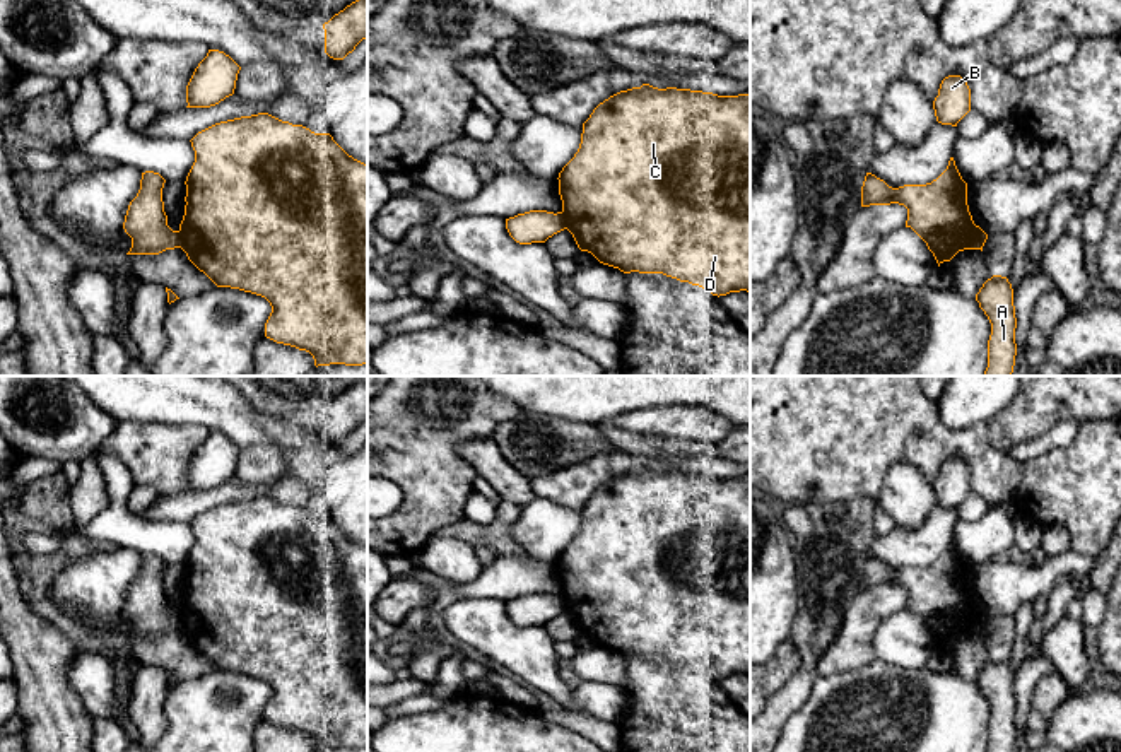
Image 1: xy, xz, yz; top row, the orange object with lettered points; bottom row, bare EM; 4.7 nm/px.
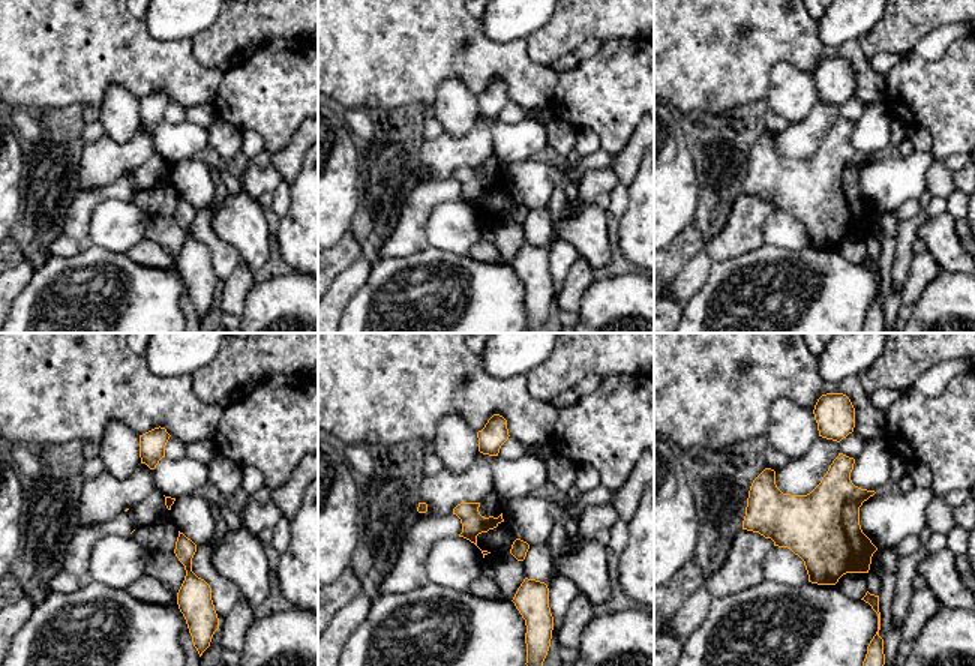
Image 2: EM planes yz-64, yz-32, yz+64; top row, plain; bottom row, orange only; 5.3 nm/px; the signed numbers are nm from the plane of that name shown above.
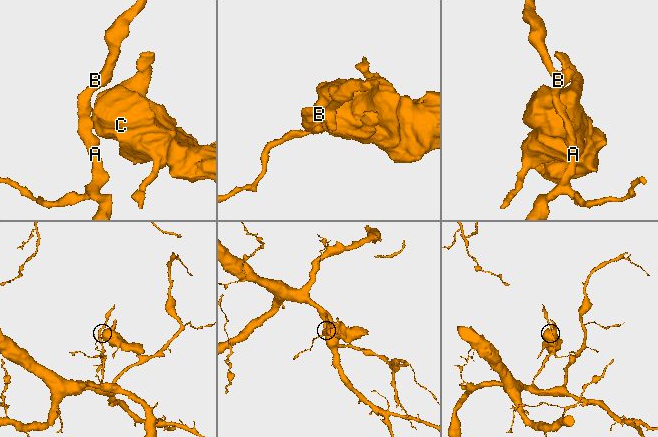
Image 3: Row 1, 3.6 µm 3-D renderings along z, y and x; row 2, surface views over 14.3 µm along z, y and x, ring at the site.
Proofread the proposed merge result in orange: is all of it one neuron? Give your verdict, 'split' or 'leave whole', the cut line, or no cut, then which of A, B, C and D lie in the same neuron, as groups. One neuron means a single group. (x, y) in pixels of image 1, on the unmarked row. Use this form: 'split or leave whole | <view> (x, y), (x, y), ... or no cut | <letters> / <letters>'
split | xy (178, 614), (181, 629) | A B / C D

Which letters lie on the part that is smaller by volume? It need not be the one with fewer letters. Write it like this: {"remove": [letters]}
{"remove": ["C", "D"]}

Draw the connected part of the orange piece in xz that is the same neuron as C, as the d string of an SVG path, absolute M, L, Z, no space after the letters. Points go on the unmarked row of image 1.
M649 467L620 473L583 506L579 532L557 562L566 612L600 646L624 656L663 656L718 680L750 675L750 477L718 479Z

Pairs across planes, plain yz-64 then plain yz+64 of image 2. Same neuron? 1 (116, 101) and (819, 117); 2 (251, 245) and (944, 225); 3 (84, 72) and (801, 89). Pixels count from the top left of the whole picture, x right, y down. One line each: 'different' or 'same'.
1: different
2: same
3: different

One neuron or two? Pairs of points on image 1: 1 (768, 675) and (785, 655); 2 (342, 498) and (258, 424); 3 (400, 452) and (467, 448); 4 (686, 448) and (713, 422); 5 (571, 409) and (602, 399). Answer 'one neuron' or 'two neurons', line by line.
1: one neuron
2: one neuron
3: two neurons
4: two neurons
5: one neuron

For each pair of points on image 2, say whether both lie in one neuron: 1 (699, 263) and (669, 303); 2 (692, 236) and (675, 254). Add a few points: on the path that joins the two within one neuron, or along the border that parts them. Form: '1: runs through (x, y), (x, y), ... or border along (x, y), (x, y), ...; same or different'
1: runs through (695, 273), (680, 293); same
2: runs through (689, 240), (680, 249); same

